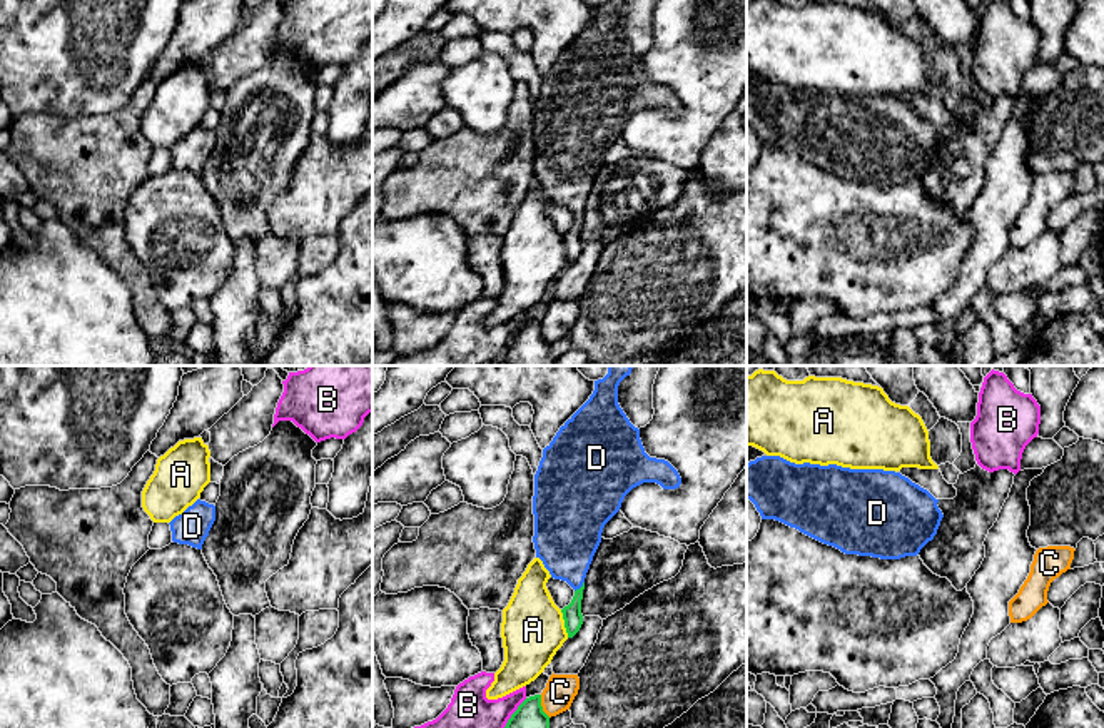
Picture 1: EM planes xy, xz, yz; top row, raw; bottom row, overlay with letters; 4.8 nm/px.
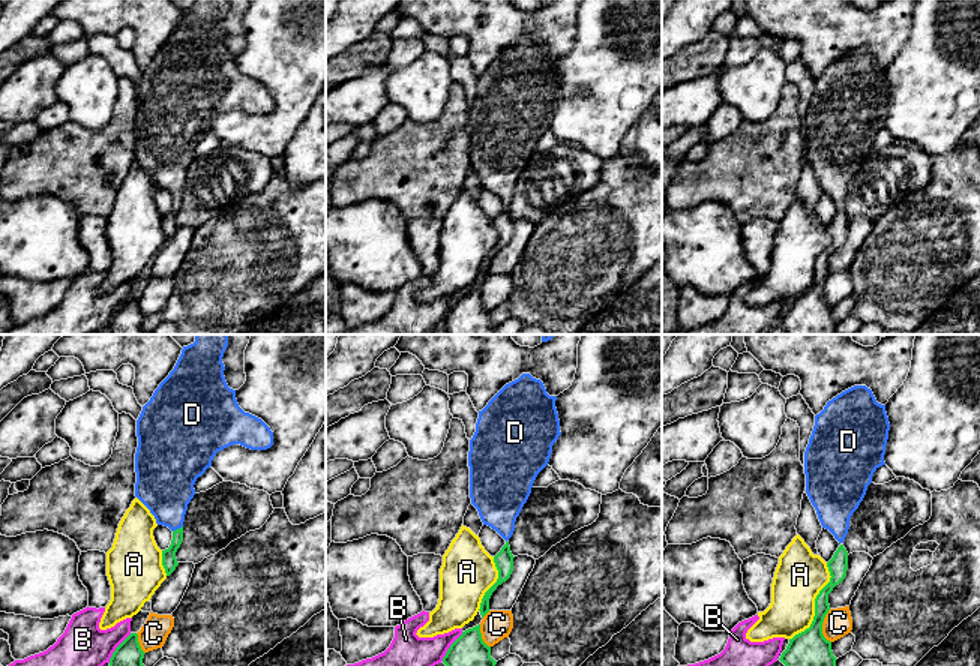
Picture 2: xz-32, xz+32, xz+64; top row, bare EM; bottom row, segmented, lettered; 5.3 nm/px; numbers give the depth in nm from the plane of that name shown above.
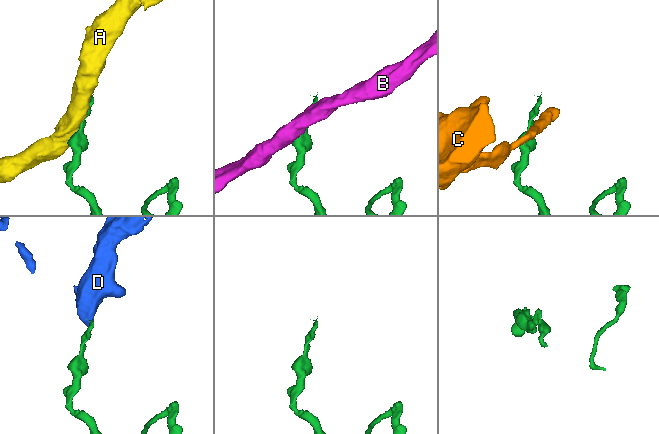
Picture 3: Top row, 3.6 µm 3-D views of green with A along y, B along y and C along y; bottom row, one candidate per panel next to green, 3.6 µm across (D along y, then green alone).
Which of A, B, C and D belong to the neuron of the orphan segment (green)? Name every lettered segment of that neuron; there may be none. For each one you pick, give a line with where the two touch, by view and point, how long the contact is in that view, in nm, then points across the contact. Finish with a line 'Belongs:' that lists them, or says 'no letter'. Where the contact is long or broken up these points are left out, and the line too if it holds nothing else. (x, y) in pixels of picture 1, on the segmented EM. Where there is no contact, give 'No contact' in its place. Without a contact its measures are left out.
D: Touches green at xz (582, 586). Shared border 70 nm. Path across: xz (572, 613), (582, 586), (567, 556), (567, 538)
Belongs: D

